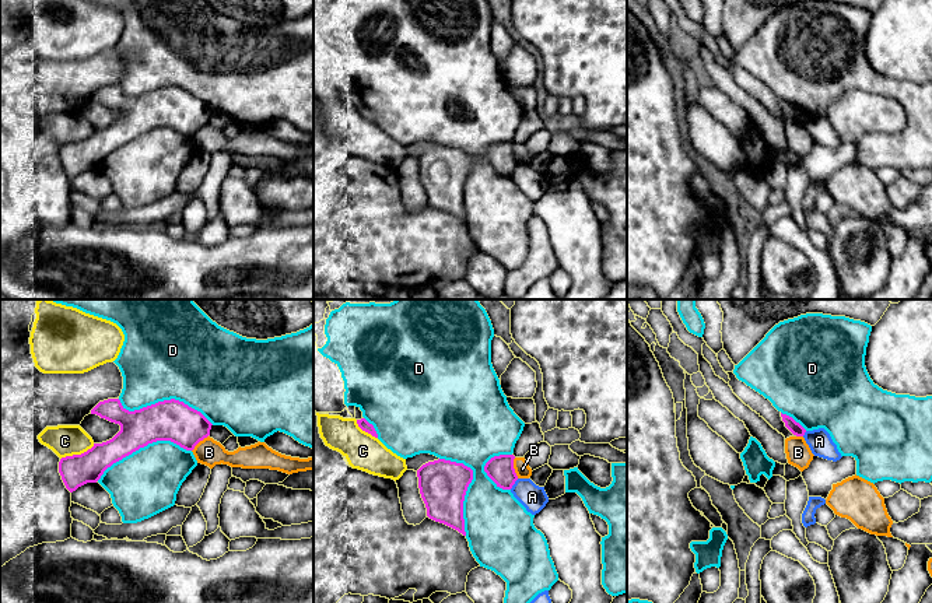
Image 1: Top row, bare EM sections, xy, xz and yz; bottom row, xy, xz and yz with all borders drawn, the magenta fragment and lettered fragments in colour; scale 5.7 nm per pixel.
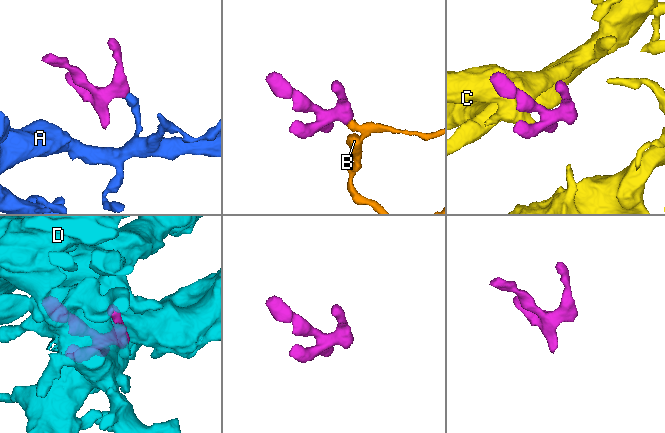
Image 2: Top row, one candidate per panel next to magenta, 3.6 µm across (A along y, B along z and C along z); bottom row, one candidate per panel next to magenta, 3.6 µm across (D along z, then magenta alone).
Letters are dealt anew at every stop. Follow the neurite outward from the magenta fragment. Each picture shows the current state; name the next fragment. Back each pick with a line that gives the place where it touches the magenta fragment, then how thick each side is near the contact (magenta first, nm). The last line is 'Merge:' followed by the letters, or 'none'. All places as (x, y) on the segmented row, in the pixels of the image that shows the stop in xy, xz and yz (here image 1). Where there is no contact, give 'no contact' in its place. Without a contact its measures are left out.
Merge: none

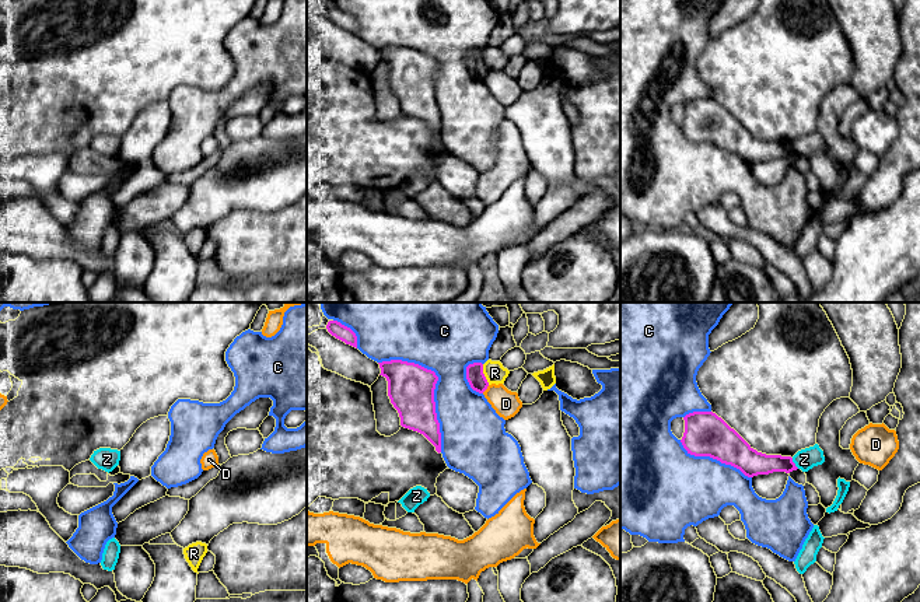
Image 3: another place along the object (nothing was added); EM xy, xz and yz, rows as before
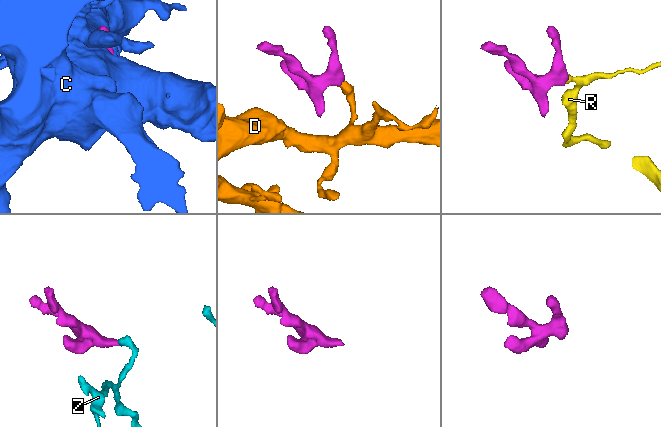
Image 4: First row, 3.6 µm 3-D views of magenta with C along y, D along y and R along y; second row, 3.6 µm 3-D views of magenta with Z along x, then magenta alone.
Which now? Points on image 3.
Merge: none

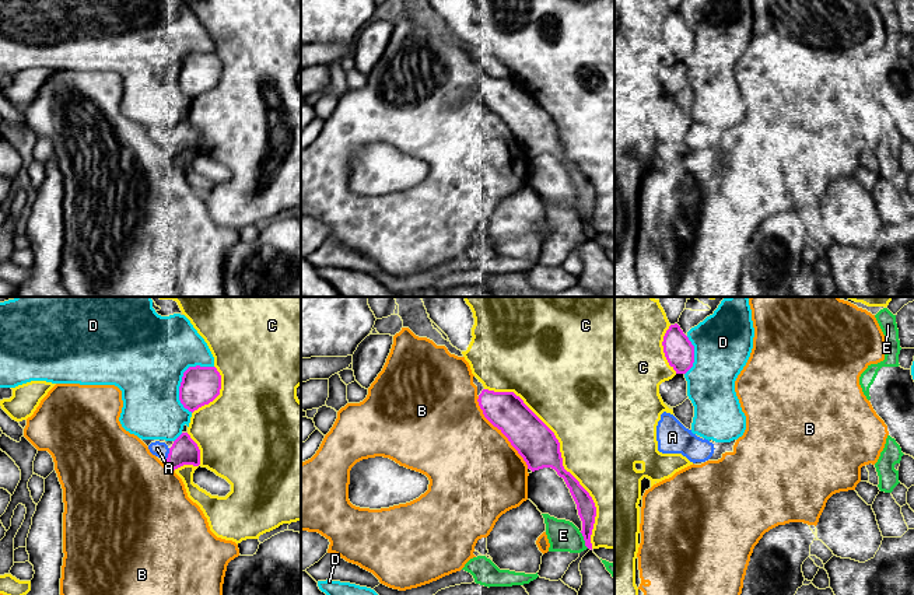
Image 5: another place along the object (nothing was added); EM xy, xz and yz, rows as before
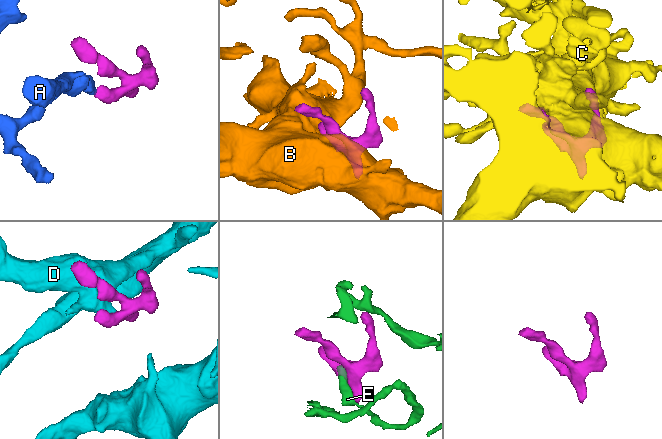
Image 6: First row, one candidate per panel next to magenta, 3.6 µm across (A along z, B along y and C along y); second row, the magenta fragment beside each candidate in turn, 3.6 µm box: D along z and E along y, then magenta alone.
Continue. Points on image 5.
A: xy (168, 454) | 160/90 nm
Merge: A

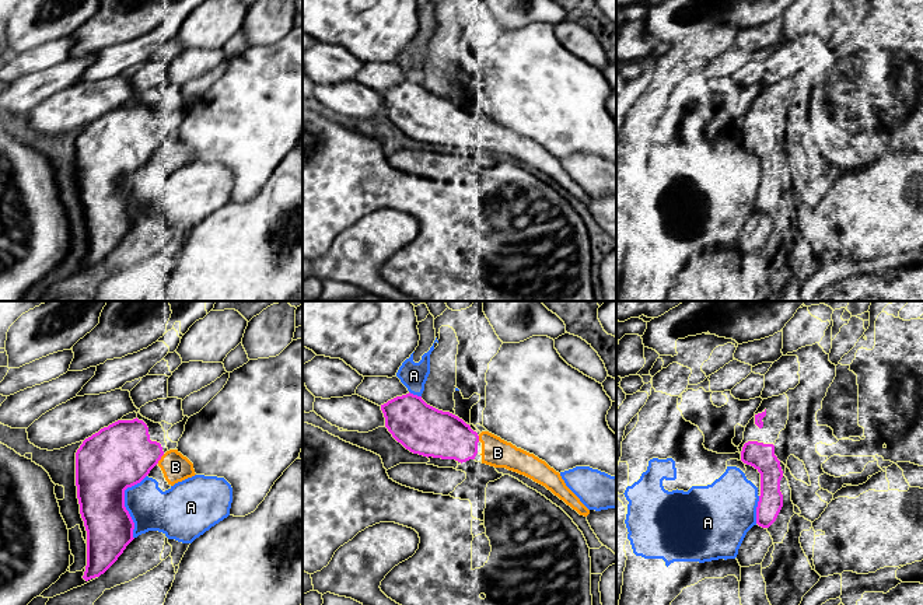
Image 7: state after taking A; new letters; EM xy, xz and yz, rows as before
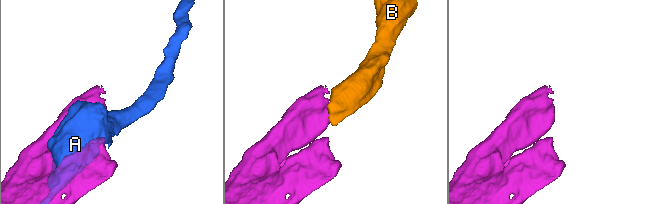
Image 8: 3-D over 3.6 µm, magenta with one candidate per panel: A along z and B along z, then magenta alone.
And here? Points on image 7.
B: xy (160, 458) | 380/160 nm
Merge: B

